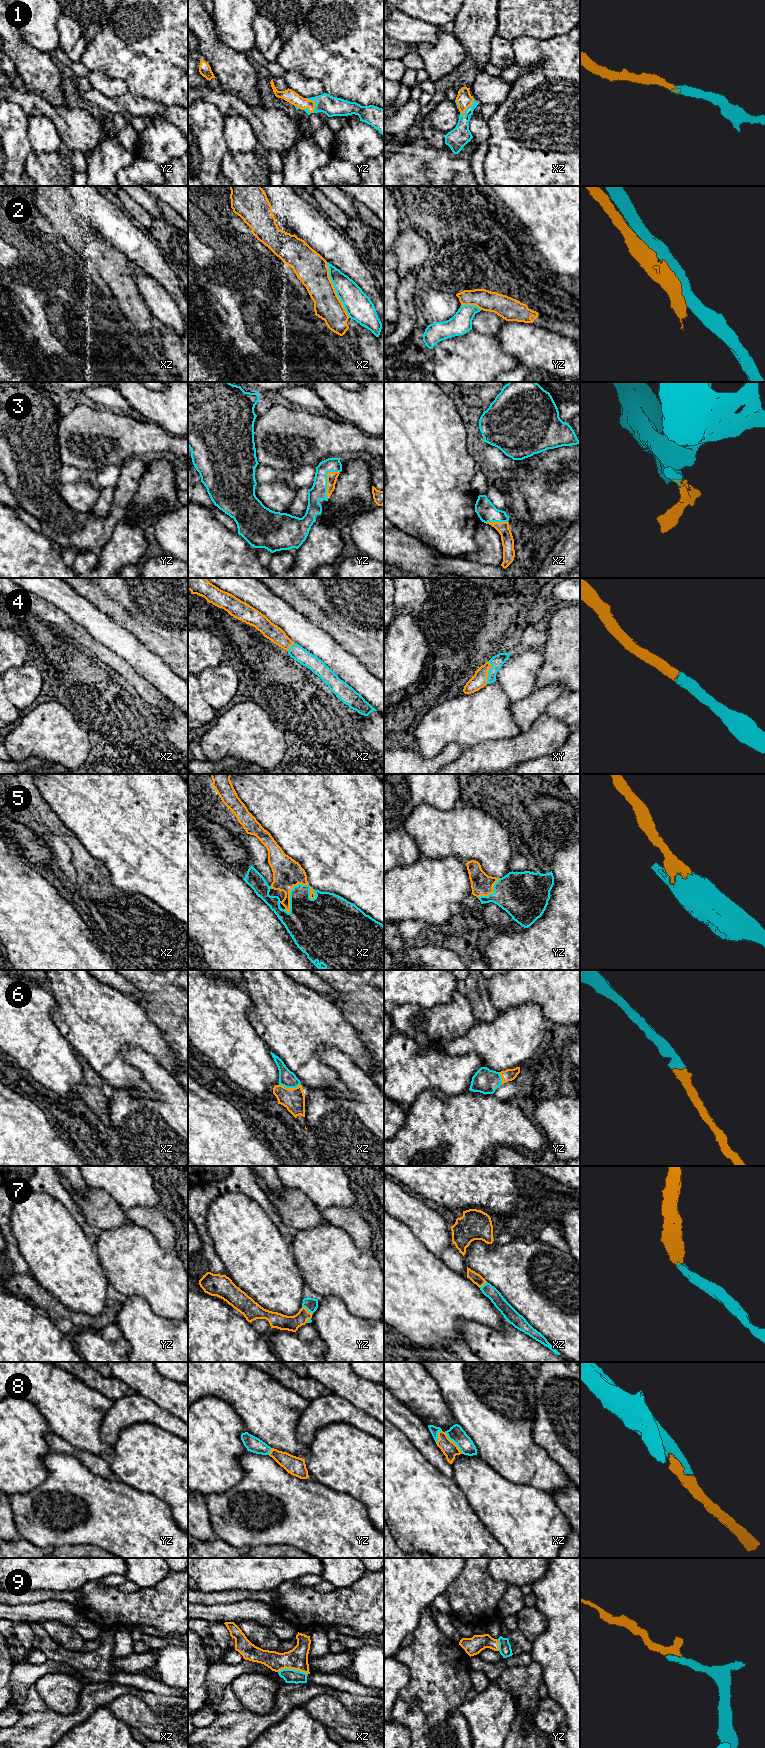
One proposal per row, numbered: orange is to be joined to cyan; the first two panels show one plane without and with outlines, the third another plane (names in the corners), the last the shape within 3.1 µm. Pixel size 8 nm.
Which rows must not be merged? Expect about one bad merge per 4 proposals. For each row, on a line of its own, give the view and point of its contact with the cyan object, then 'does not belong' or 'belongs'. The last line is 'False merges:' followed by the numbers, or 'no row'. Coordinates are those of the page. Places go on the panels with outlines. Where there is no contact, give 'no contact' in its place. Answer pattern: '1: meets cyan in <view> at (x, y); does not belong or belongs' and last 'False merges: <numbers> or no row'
1: meets cyan in xz at (467, 108); belongs
2: meets cyan in xz at (335, 290); does not belong
3: meets cyan in yz at (326, 480); belongs
4: meets cyan in xy at (488, 672); belongs
5: meets cyan in xz at (290, 893); belongs
6: meets cyan in xz at (290, 1087); belongs
7: meets cyan in yz at (307, 1309); belongs
8: meets cyan in xz at (454, 1442); belongs
9: meets cyan in xz at (293, 1669); belongs
False merges: 2

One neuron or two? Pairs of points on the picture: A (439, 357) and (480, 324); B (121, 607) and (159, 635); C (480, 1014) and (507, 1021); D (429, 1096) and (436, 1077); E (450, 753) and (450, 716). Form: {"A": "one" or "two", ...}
{"A": "two", "B": "one", "C": "two", "D": "two", "E": "two"}

